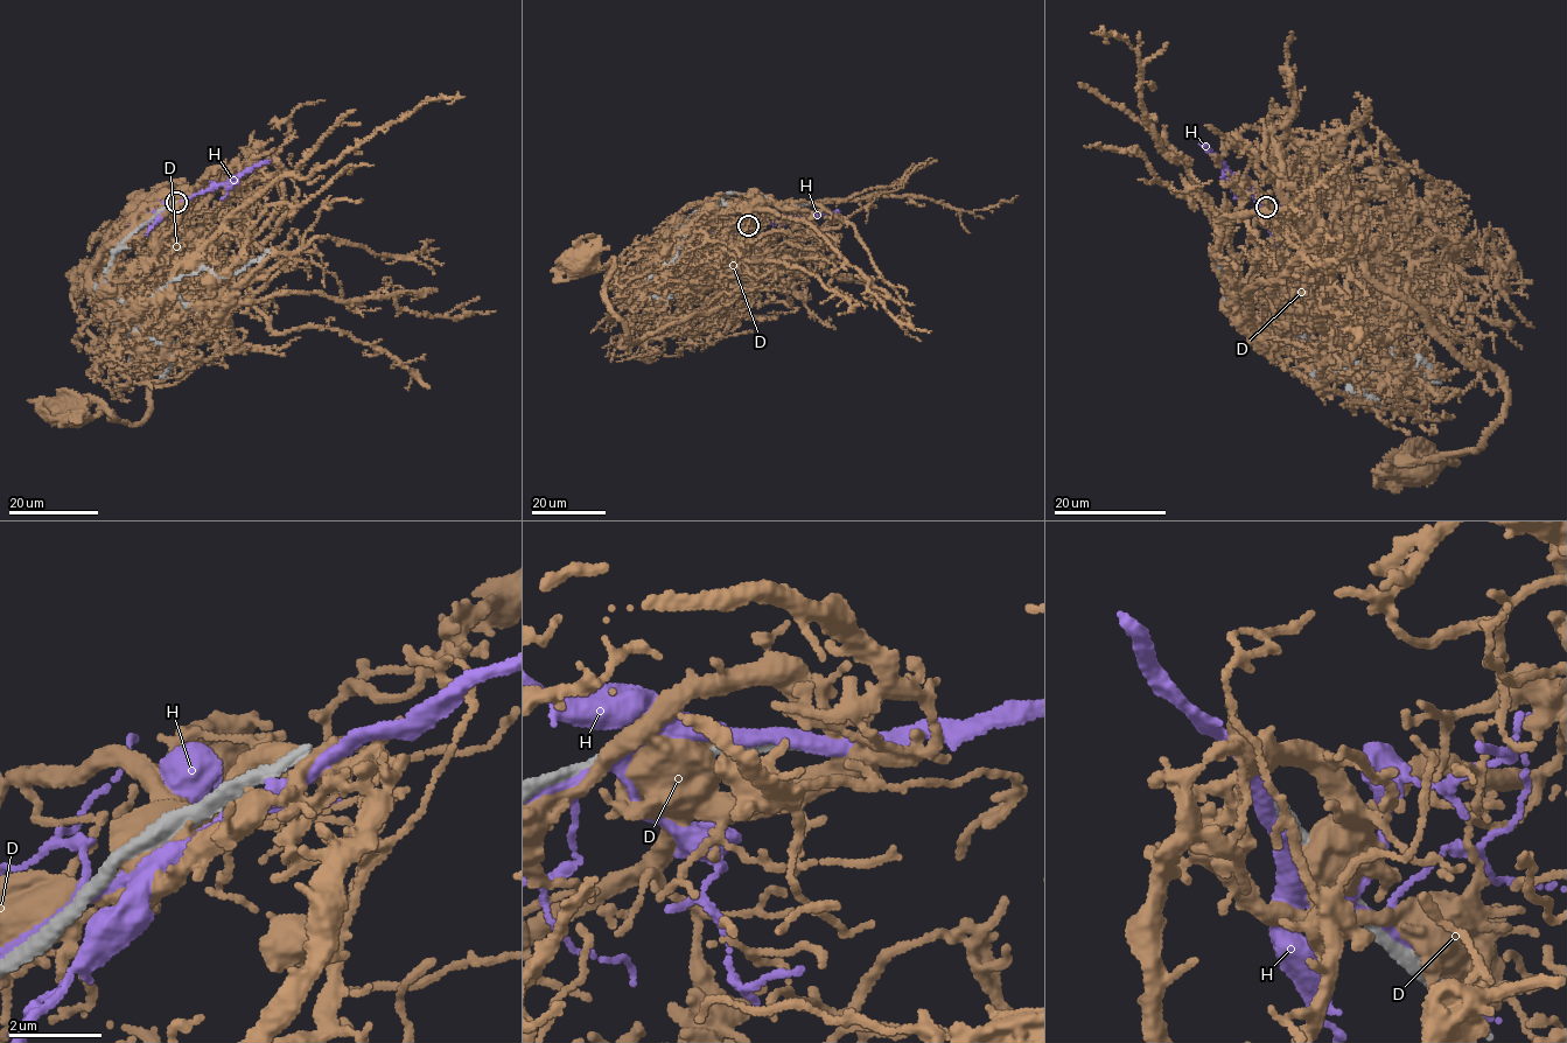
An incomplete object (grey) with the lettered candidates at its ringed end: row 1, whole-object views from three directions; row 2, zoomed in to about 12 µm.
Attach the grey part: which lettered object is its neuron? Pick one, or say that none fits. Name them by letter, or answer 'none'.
none

